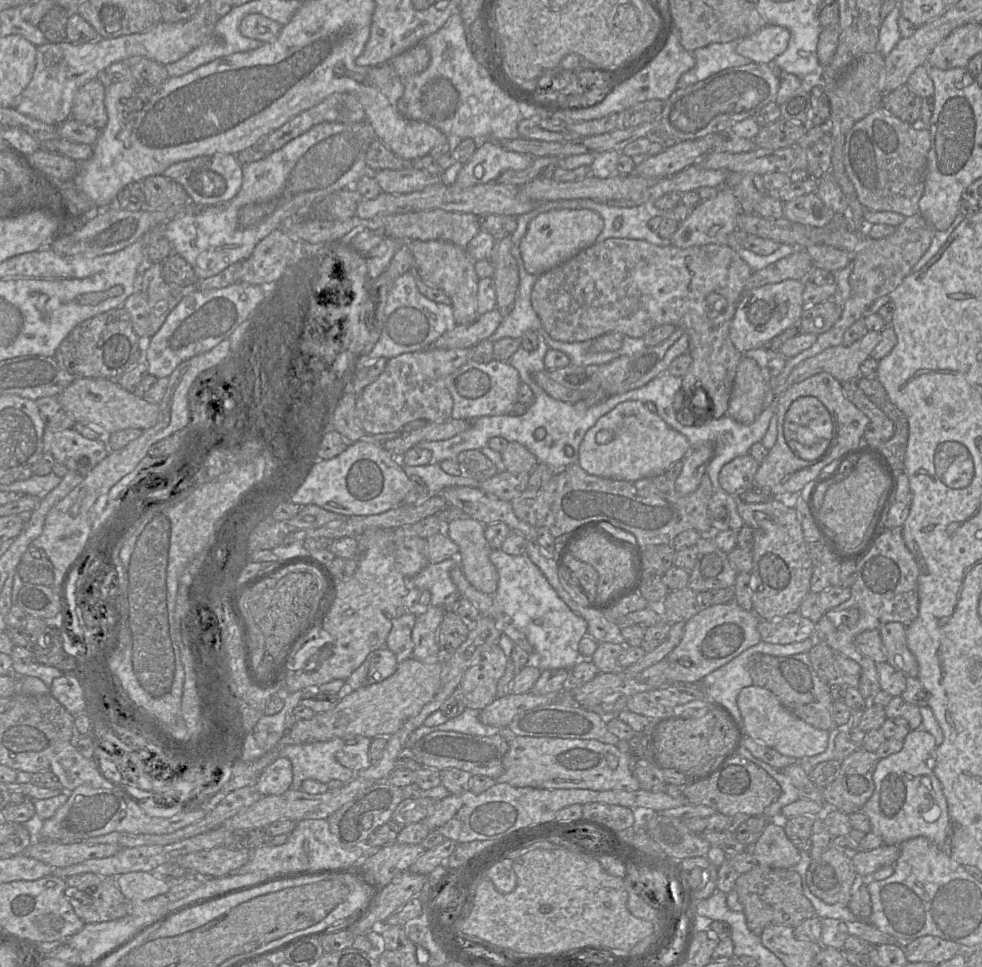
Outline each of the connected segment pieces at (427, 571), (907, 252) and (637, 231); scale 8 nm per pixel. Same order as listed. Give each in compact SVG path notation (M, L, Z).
M457 557L439 563L428 563L416 576L407 579L408 584L429 591L430 605L443 608L445 599L457 591L450 577L450 572L456 565L459 565Z
M919 213L906 217L896 227L893 234L881 239L866 238L862 246L853 254L853 270L849 277L850 295L842 304L842 313L838 321L826 332L817 335L816 341L808 349L786 359L781 373L768 381L769 388L783 383L793 368L807 358L813 357L825 349L842 345L845 331L857 320L865 317L865 311L878 298L889 295L911 273L913 266L928 250L934 231L936 231Z
M560 199L559 202L545 202L542 204L536 203L539 207L539 214L553 209L591 209L597 212L604 221L604 227L601 233L597 236L596 242L602 242L609 238L625 238L634 240L645 240L657 246L668 246L671 244L671 239L661 238L656 232L653 232L648 221L655 216L671 217L671 210L663 211L657 208L653 202L646 202L634 207L617 207L611 206L605 202L598 202L592 199Z

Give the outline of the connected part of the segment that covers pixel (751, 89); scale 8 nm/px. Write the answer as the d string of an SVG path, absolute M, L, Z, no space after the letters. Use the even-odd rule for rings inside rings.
M752 62L725 69L688 87L677 88L663 103L659 132L686 141L729 129L775 102L779 85L778 69L773 64Z

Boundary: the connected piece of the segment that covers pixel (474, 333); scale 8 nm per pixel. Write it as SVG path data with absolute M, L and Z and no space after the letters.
M495 308L479 315L474 321L464 325L456 325L452 330L440 336L431 348L437 349L469 349L489 337L501 323L503 316Z

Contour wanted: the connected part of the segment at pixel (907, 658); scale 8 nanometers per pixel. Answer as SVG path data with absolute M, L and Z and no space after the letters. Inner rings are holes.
M889 622L879 630L887 662L905 676L917 677L918 664L907 646L906 625L901 622Z

